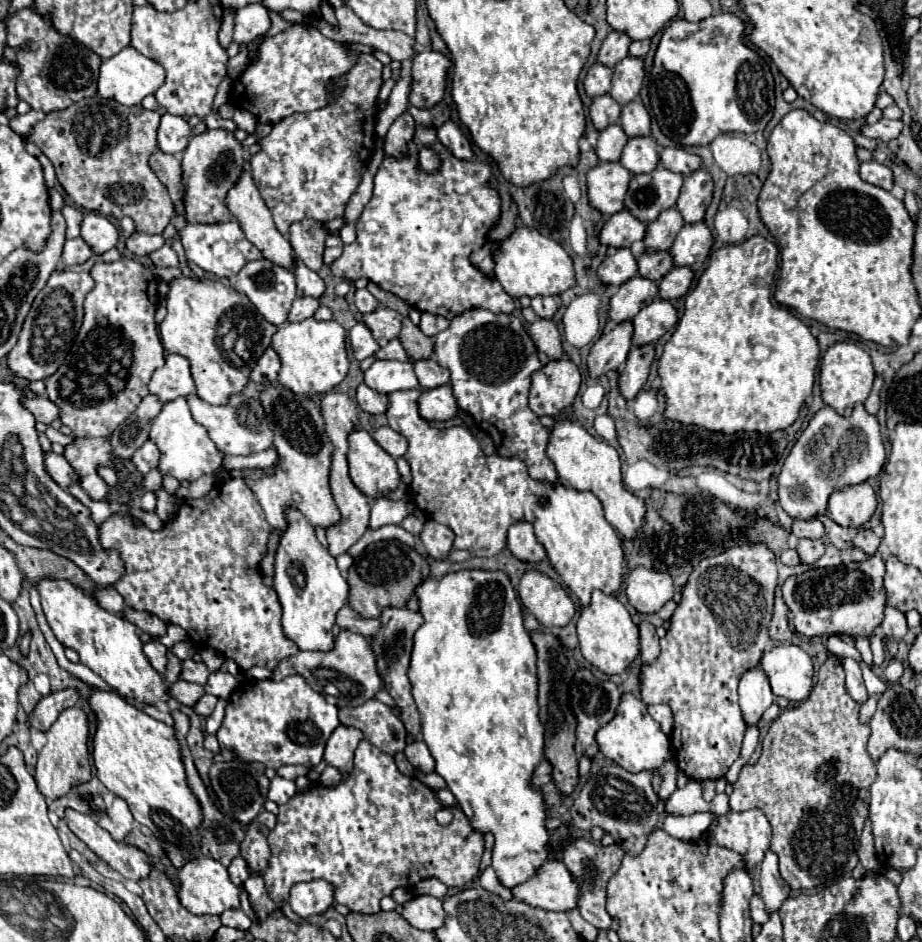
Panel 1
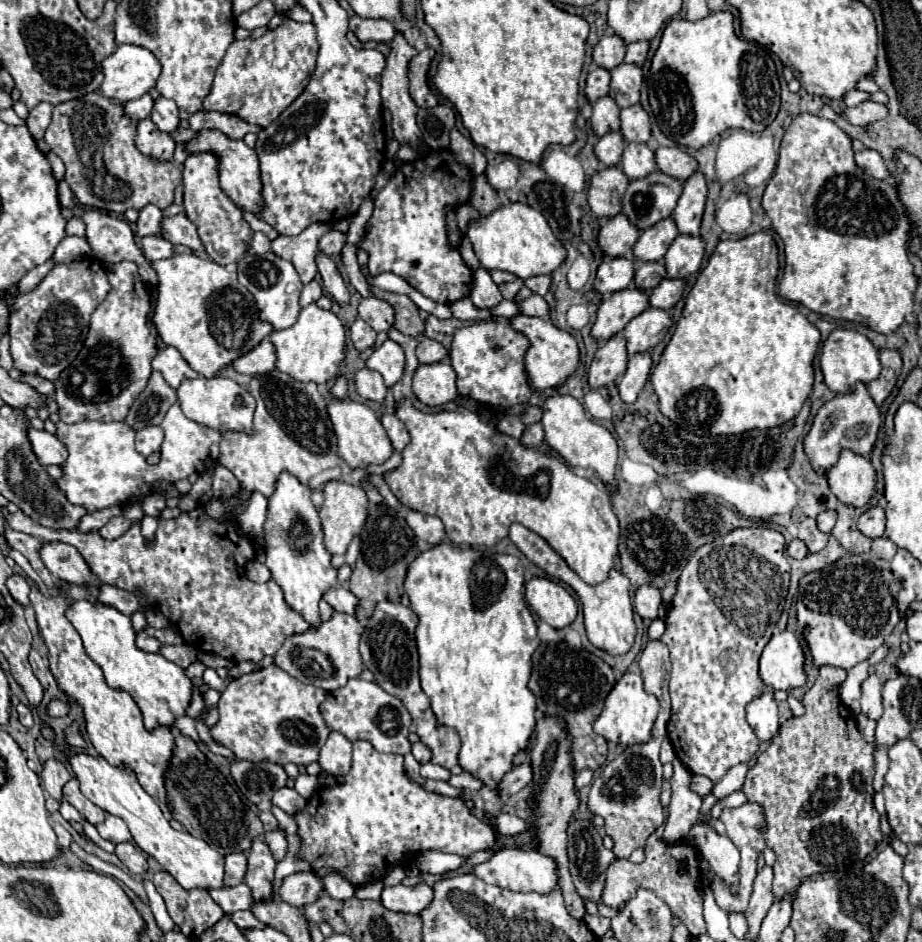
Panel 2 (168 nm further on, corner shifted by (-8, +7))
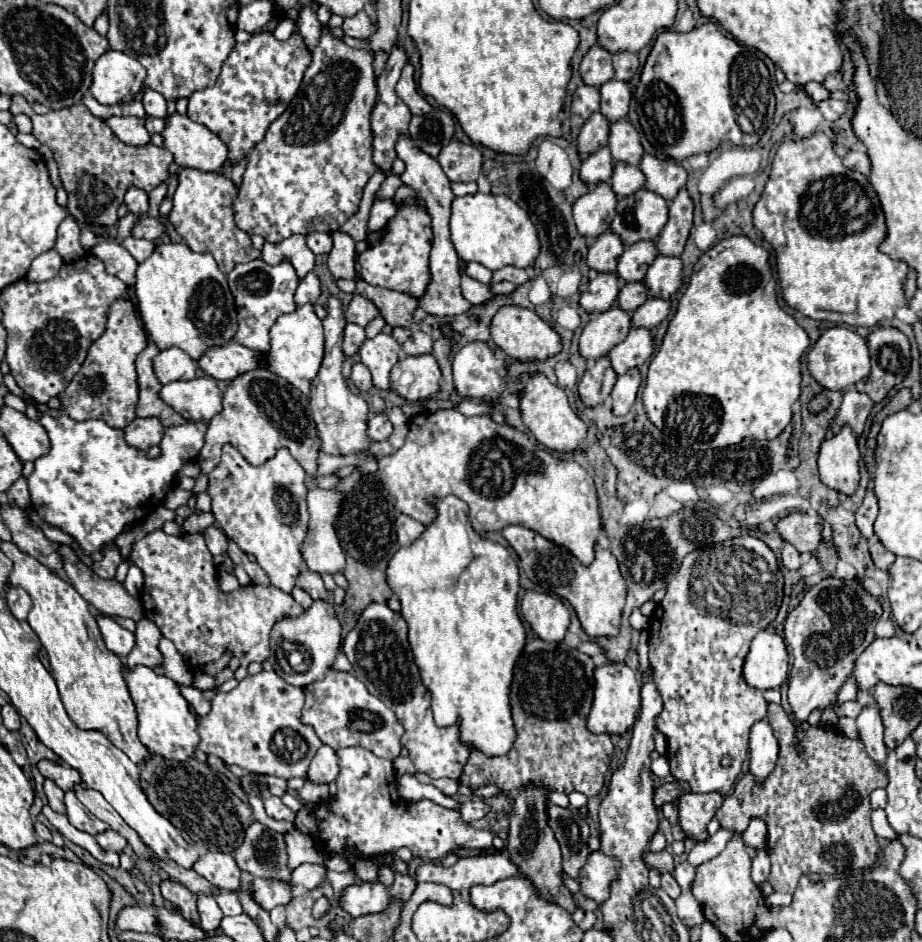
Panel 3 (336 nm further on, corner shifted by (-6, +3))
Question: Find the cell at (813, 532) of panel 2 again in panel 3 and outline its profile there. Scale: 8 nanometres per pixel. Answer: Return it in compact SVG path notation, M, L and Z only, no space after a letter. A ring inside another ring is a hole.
M791 513L777 523L779 535L799 553L813 553L821 543L823 519L817 513Z

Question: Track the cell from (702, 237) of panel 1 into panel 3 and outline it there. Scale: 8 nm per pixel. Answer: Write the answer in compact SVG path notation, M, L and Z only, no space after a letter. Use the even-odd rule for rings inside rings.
M657 255L645 275L645 283L651 291L651 297L669 299L683 285L683 259Z

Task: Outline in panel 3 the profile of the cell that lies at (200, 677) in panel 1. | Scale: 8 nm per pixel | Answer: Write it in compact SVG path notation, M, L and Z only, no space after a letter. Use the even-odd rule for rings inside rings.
M143 617L141 621L137 621L135 637L137 637L137 645L135 645L135 651L131 651L131 655L127 657L127 665L135 667L143 663L147 667L161 669L163 655L159 651L159 641L161 641L159 627L153 621Z

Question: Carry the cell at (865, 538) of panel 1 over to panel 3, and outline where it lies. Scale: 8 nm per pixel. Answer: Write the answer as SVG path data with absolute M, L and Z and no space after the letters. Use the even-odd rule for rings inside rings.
M869 489L869 491L867 491L867 495L865 495L865 501L863 501L863 505L861 505L861 507L857 509L857 513L855 513L857 527L859 527L859 531L861 531L861 533L863 533L867 539L871 539L871 537L875 535L875 529L873 529L873 525L875 525L877 513L879 513L877 497L875 497L873 489Z

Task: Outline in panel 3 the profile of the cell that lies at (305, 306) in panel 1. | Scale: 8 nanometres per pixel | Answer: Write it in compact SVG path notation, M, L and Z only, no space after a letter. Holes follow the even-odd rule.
M307 273L307 277L299 281L299 287L297 287L297 293L295 293L295 303L299 307L305 305L305 303L315 305L319 295L321 295L321 287L319 287L317 275L315 273Z

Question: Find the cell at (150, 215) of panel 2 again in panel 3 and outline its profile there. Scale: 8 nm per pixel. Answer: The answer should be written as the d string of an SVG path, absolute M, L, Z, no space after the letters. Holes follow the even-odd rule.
M131 187L131 191L127 191L125 195L125 205L127 209L137 215L137 217L147 217L149 211L149 197L145 191L139 191L135 187Z

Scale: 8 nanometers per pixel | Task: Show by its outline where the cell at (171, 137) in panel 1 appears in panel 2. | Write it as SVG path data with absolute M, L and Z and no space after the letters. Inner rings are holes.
M159 95L159 99L155 99L153 103L153 111L151 111L151 121L165 133L173 131L179 127L179 109L171 99L165 99Z

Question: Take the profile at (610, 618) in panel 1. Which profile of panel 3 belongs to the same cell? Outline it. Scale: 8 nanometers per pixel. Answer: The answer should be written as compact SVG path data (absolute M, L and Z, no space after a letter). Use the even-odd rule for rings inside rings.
M507 525L503 529L503 537L517 551L519 567L527 573L527 577L533 583L537 583L539 587L543 587L549 593L565 597L573 605L573 609L577 611L577 617L581 621L581 627L589 637L619 635L623 605L625 605L625 597L627 597L627 583L619 571L617 559L607 549L597 547L595 561L589 567L583 567L567 549L561 549L553 541L543 539L539 533L527 529L527 527ZM561 551L563 551L563 563L561 563Z

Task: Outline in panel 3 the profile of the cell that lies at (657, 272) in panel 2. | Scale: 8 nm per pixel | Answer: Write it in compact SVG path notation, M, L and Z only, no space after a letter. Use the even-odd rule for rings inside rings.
M633 281L633 283L625 283L619 291L619 307L623 307L625 311L635 311L639 305L643 305L649 299L649 289L645 287L643 281Z

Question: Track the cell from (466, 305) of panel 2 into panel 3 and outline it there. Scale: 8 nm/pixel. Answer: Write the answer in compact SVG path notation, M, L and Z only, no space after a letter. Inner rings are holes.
M505 305L493 315L491 339L511 359L517 359L517 361L535 361L535 363L539 363L539 361L545 361L549 357L555 357L563 347L561 335L549 323L545 323L535 311L515 307L515 305Z

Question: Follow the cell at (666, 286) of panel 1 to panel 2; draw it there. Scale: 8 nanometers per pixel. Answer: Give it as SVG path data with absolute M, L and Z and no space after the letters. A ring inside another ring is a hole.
M663 279L659 283L659 287L649 293L649 307L669 311L681 299L683 287L685 287L685 283L681 279Z

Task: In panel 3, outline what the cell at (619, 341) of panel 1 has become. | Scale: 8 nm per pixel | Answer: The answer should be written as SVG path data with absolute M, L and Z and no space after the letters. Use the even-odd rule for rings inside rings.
M601 357L601 359L593 361L579 381L581 401L587 407L595 407L595 405L603 403L609 397L615 381L617 381L617 373L613 371L609 357Z

